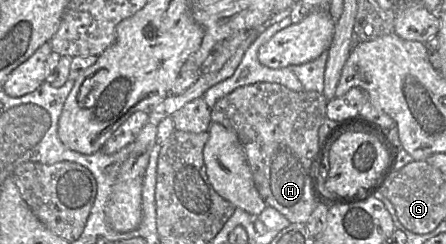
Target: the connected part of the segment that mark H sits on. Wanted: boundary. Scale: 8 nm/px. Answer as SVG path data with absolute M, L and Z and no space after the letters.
M258 82L239 87L222 97L210 112L211 123L219 123L237 134L261 198L290 223L305 224L316 206L313 170L321 151L318 131L326 117L327 103L325 96L319 92L296 92L278 83Z

